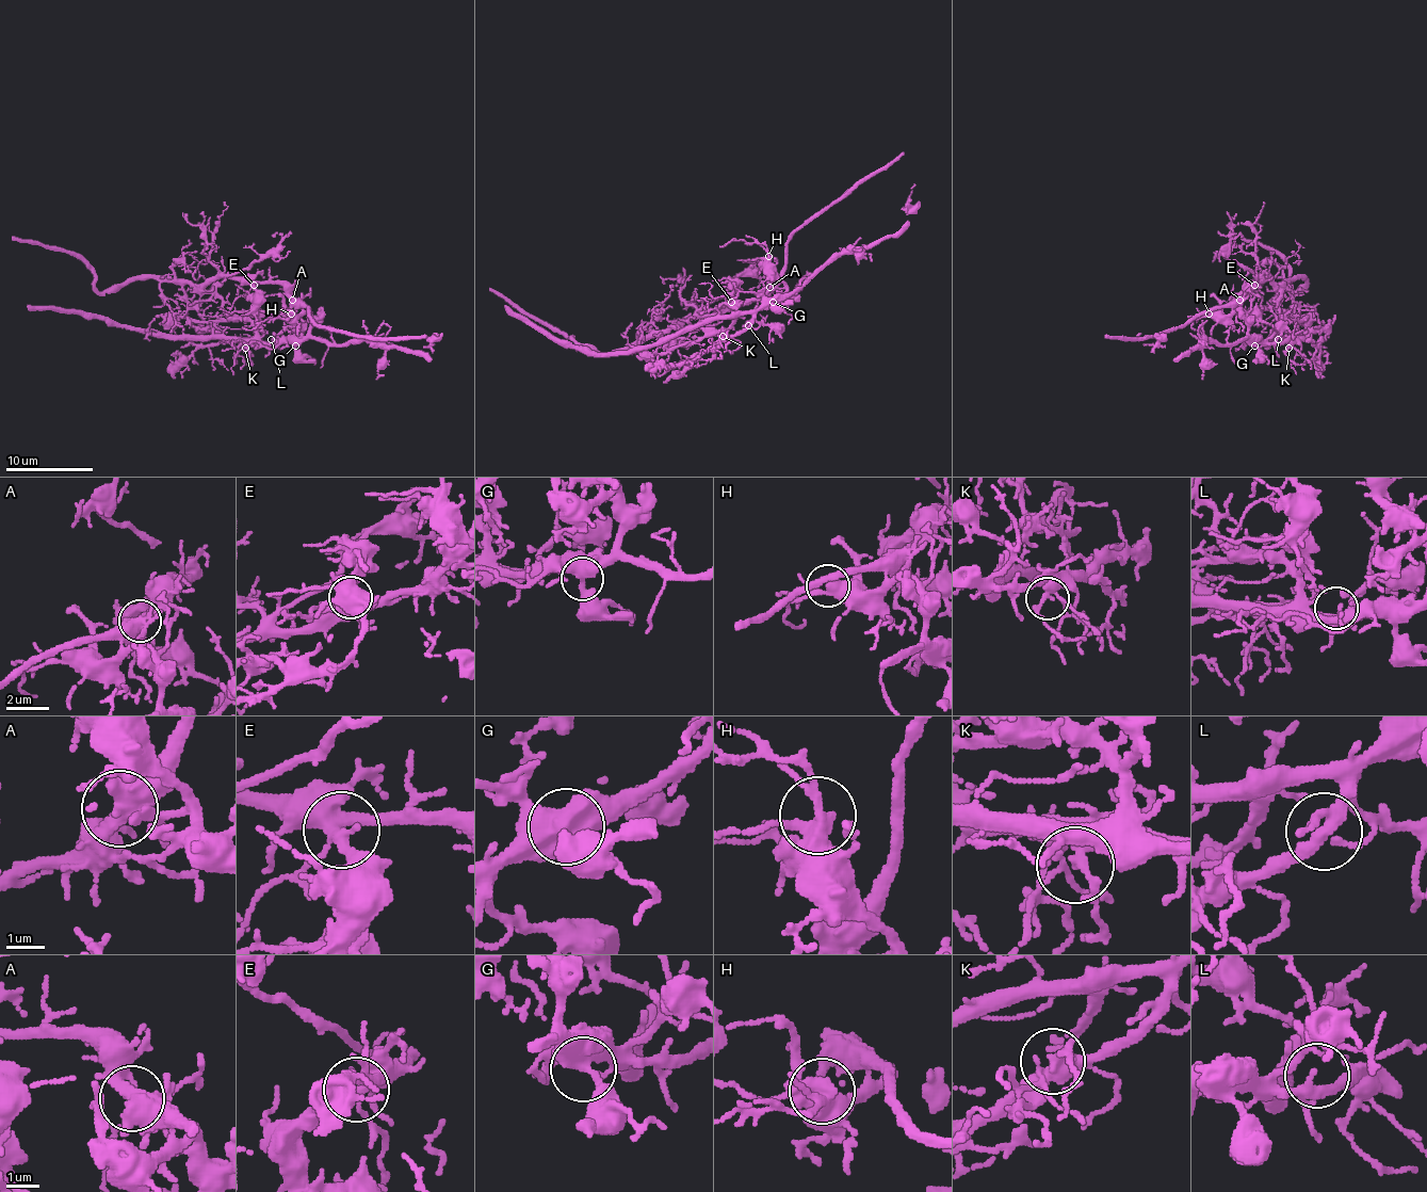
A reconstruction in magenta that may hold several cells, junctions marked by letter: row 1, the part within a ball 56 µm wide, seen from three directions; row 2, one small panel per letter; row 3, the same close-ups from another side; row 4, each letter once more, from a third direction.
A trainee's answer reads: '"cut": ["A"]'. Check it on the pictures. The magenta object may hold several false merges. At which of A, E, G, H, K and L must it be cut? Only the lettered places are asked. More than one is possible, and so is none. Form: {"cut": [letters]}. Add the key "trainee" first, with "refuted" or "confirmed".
{"trainee": "confirmed", "cut": ["A"]}

